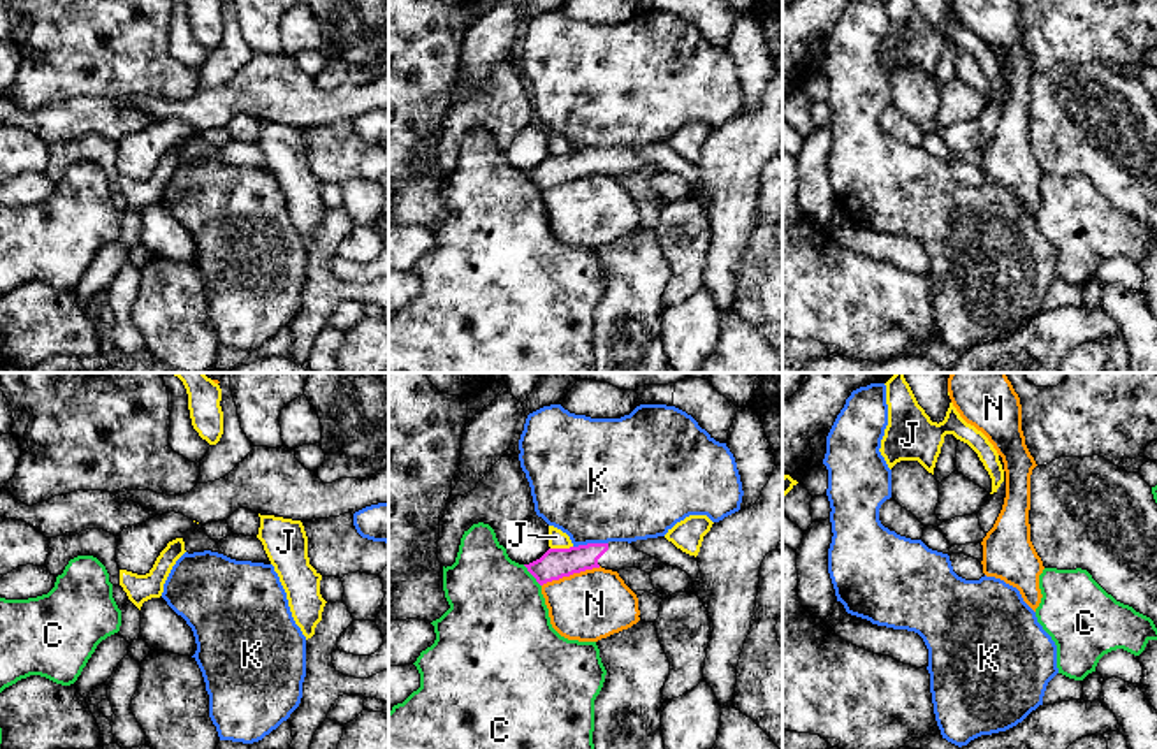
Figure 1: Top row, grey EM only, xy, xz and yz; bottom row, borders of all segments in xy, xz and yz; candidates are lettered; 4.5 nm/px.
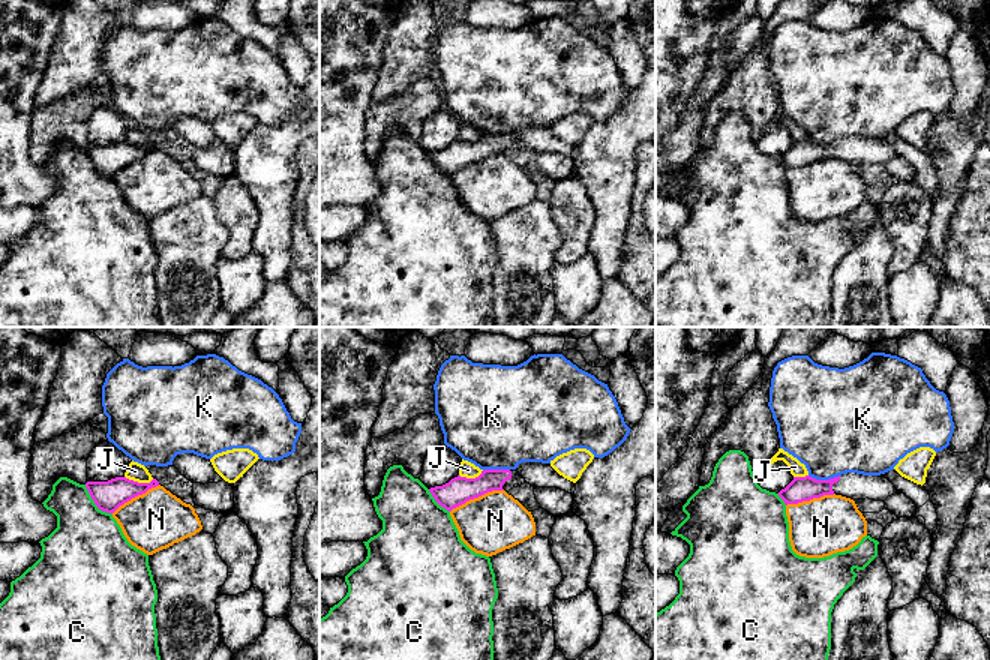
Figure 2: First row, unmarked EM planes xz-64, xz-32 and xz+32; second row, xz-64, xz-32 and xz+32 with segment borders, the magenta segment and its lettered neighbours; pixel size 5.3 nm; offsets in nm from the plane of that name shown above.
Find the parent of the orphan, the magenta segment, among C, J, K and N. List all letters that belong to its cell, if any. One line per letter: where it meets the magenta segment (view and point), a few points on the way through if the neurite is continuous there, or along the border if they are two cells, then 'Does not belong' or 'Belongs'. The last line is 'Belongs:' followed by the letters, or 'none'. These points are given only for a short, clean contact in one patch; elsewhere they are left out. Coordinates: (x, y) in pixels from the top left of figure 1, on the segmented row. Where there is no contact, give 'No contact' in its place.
C: Touches magenta at xz (531, 574). Boundary: xz (523, 565), (540, 586). Does not belong
J: Touches magenta at xz (561, 549). Boundary: xz (572, 545), (551, 549). Does not belong
K: Touches magenta at xz (589, 544). Boundary: xz (607, 542), (588, 542), (574, 547). Does not belong
N: Touches magenta at xz (570, 574). Boundary: xz (600, 567), (574, 572), (547, 581), (542, 586). Does not belong
Belongs: none

